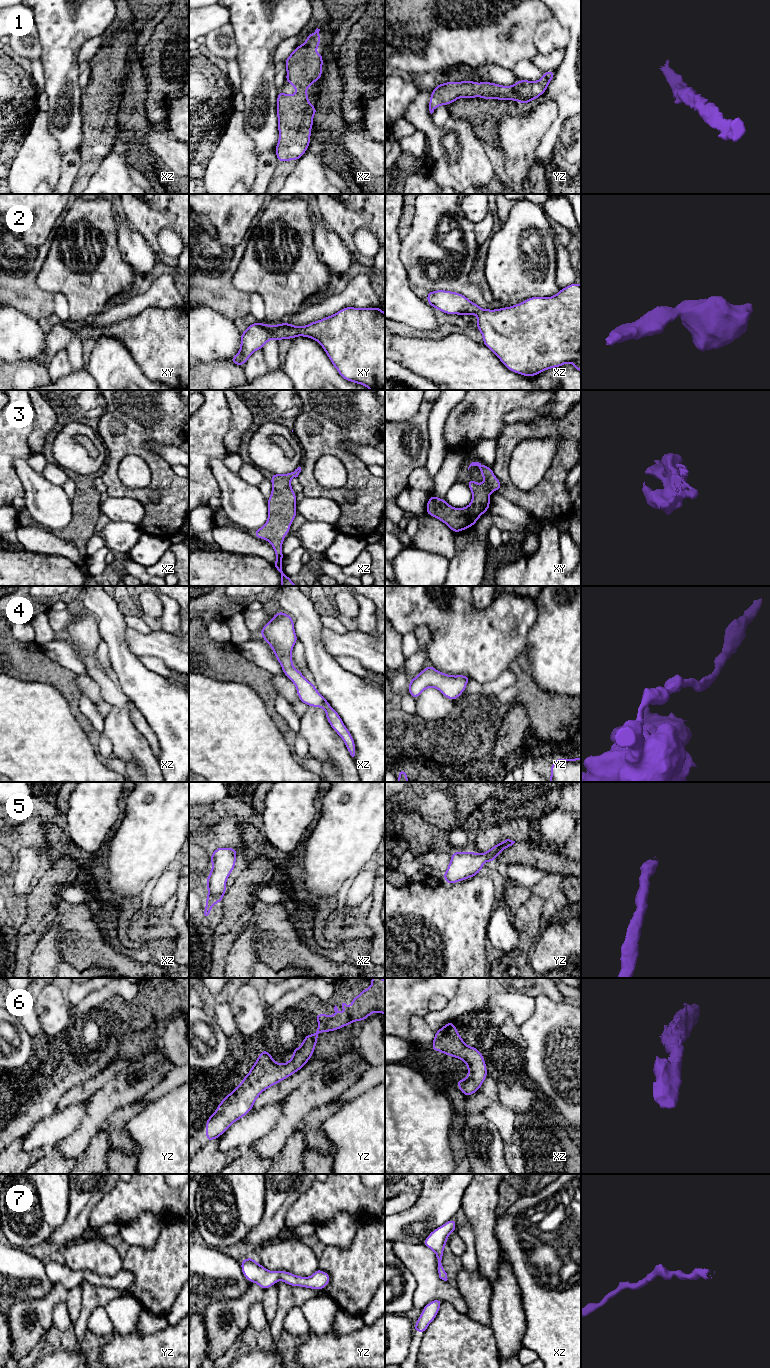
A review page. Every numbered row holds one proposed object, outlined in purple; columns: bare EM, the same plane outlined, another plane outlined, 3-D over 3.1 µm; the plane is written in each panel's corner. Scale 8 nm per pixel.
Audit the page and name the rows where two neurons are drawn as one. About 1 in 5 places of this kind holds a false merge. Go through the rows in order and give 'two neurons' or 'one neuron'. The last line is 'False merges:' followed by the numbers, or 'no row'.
1: one neuron
2: one neuron
3: one neuron
4: one neuron
5: one neuron
6: one neuron
7: one neuron
False merges: no row

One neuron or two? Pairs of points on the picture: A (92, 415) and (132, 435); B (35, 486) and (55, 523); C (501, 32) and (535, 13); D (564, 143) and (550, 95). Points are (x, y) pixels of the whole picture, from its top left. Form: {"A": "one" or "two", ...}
{"A": "two", "B": "one", "C": "one", "D": "two"}

